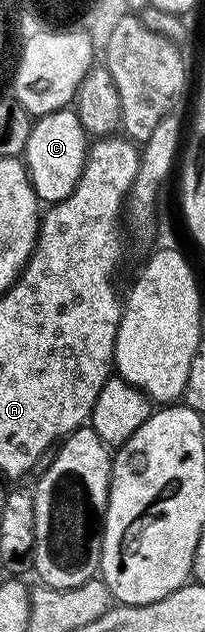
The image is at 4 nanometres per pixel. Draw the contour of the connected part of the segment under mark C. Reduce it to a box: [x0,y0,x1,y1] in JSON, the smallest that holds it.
[24,108,88,202]

